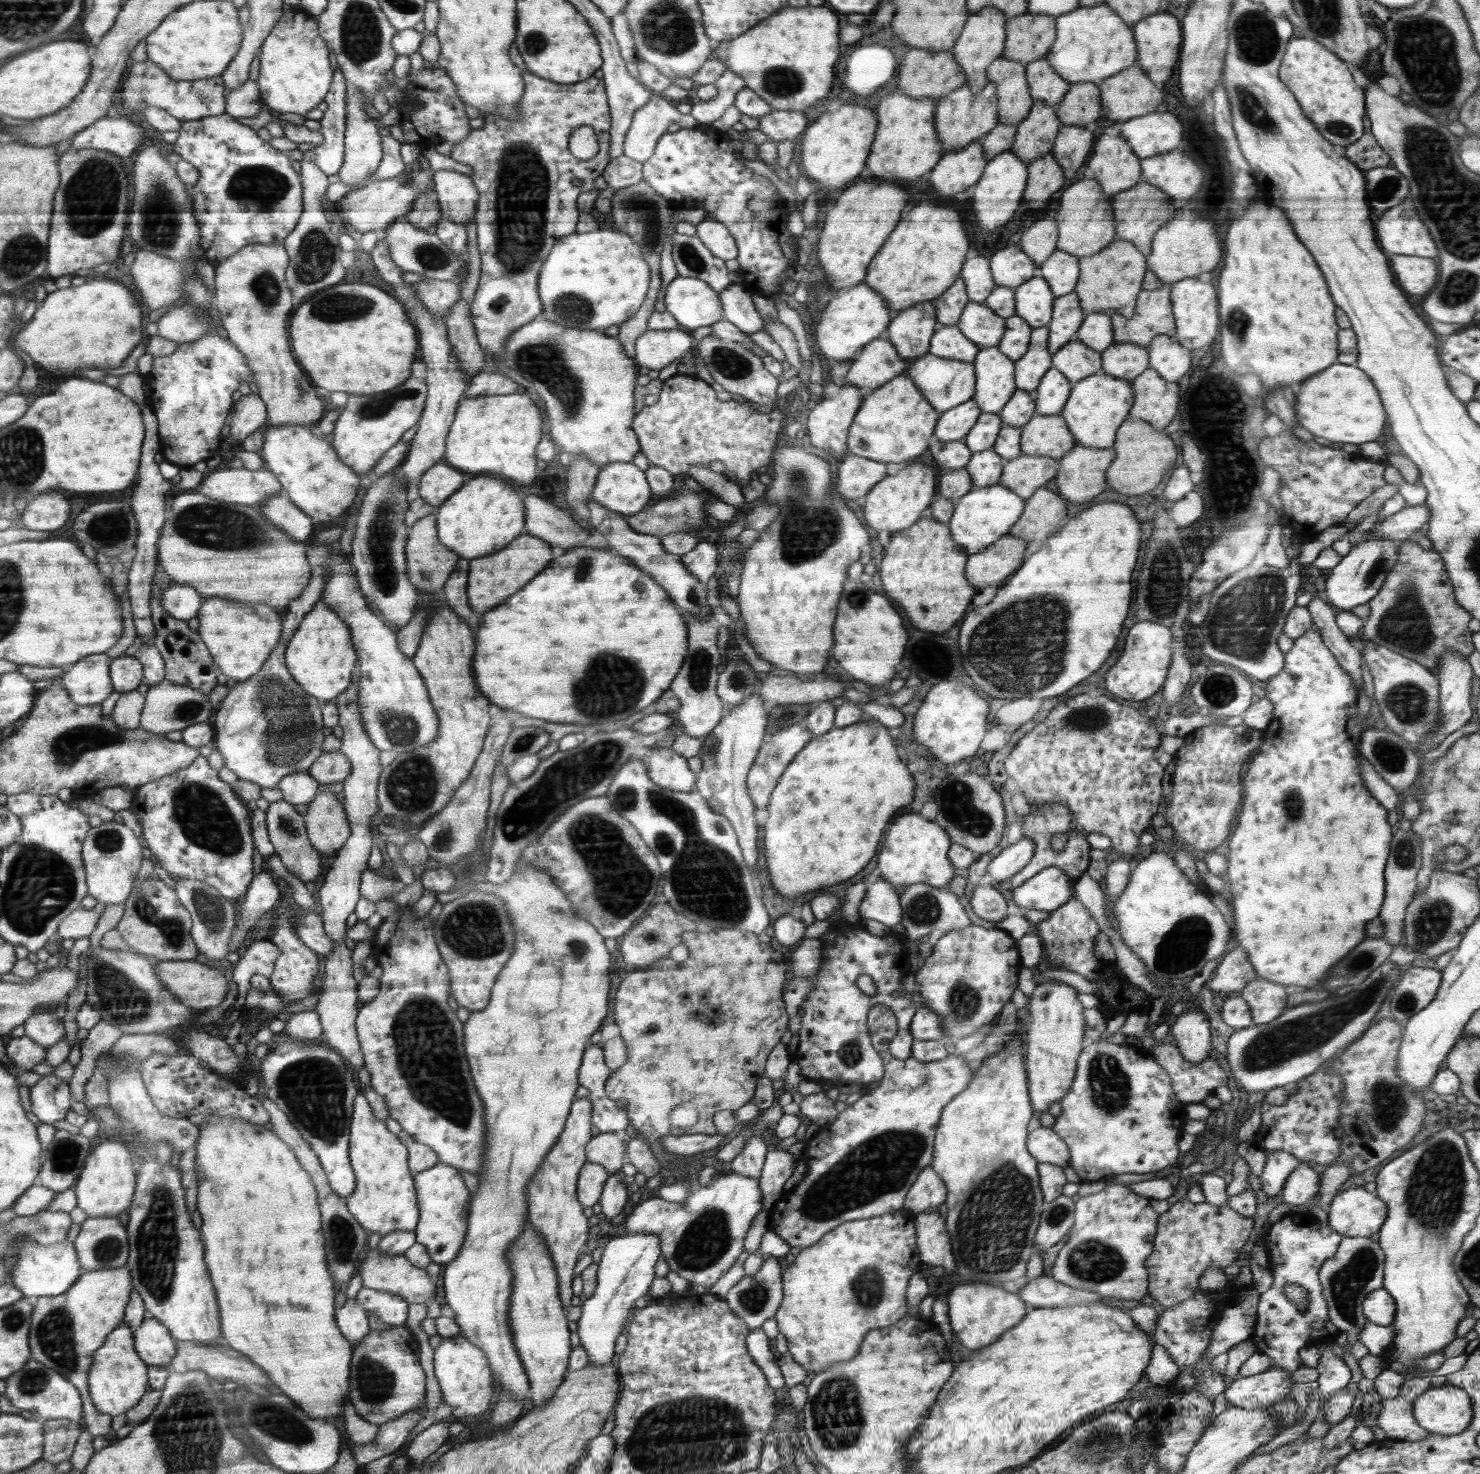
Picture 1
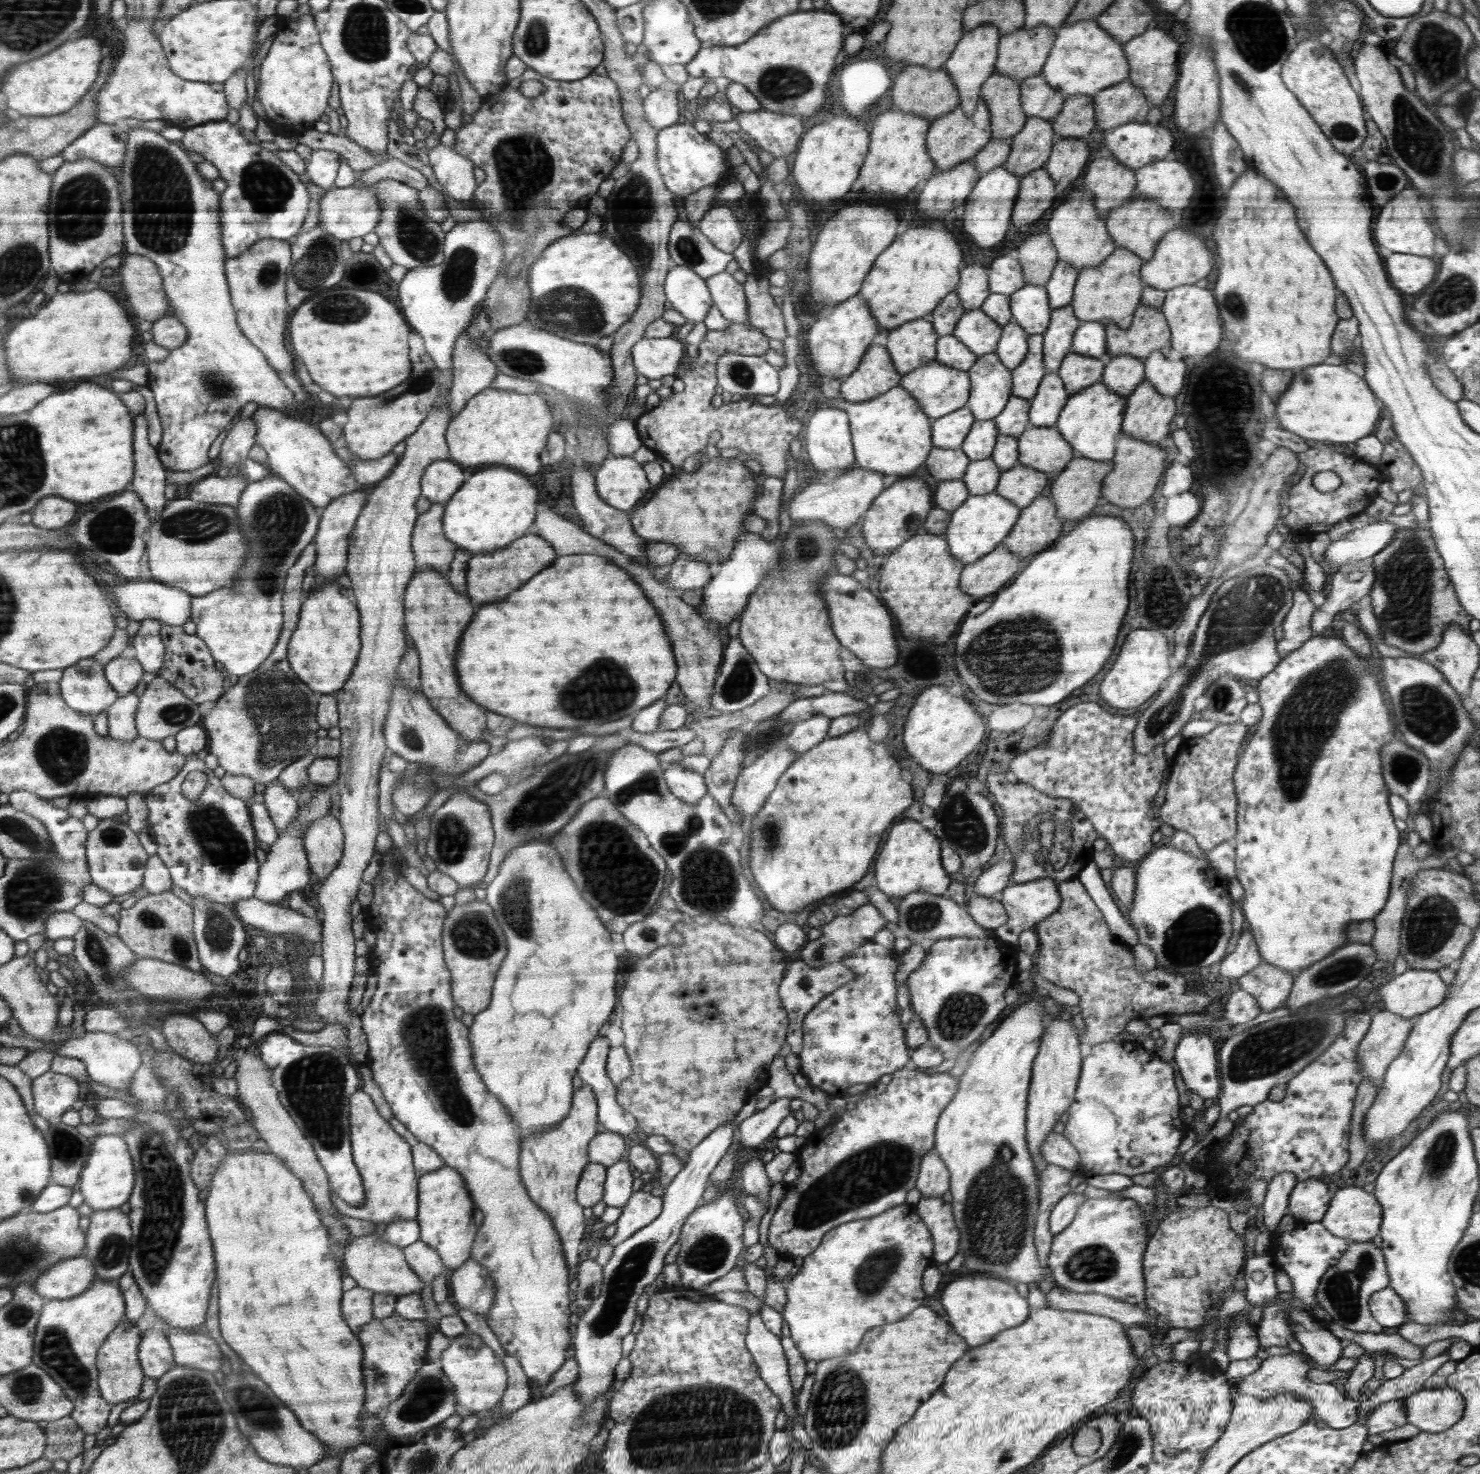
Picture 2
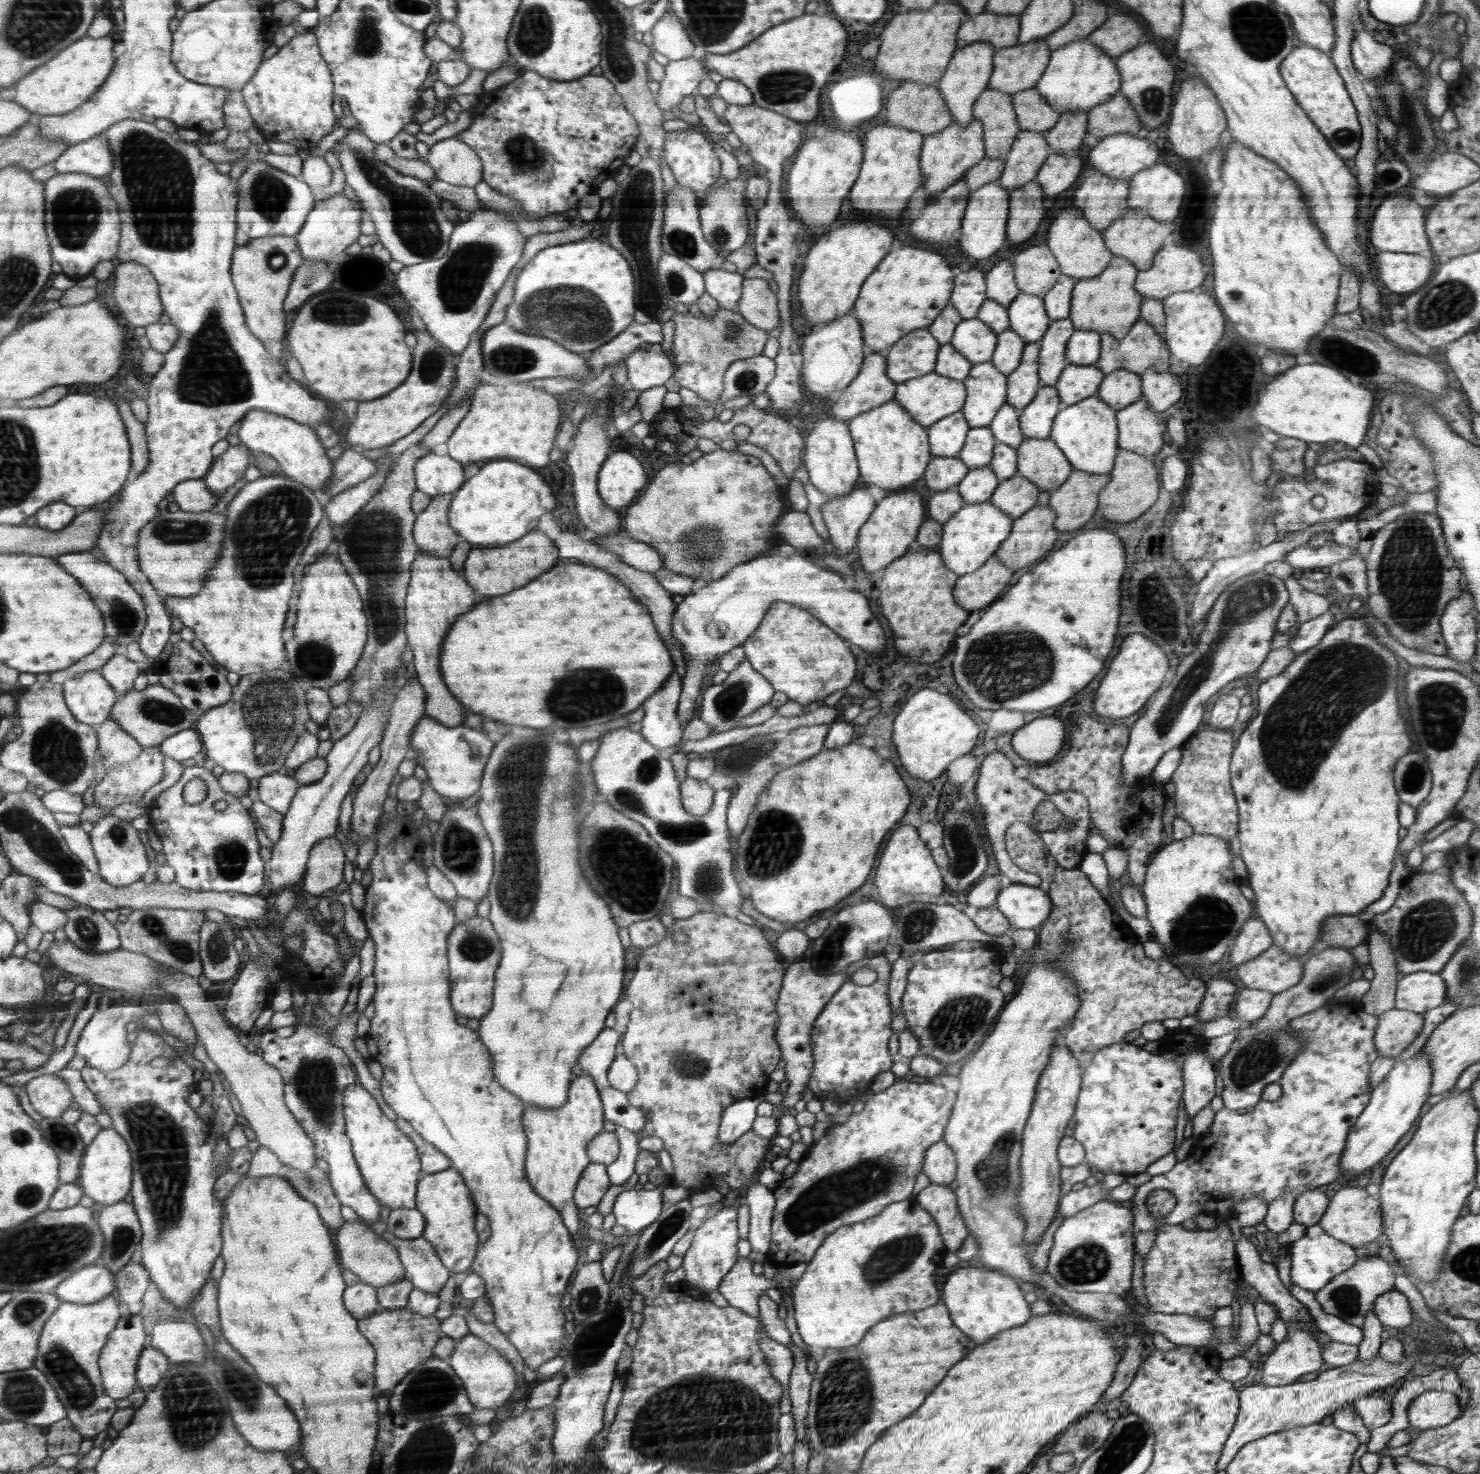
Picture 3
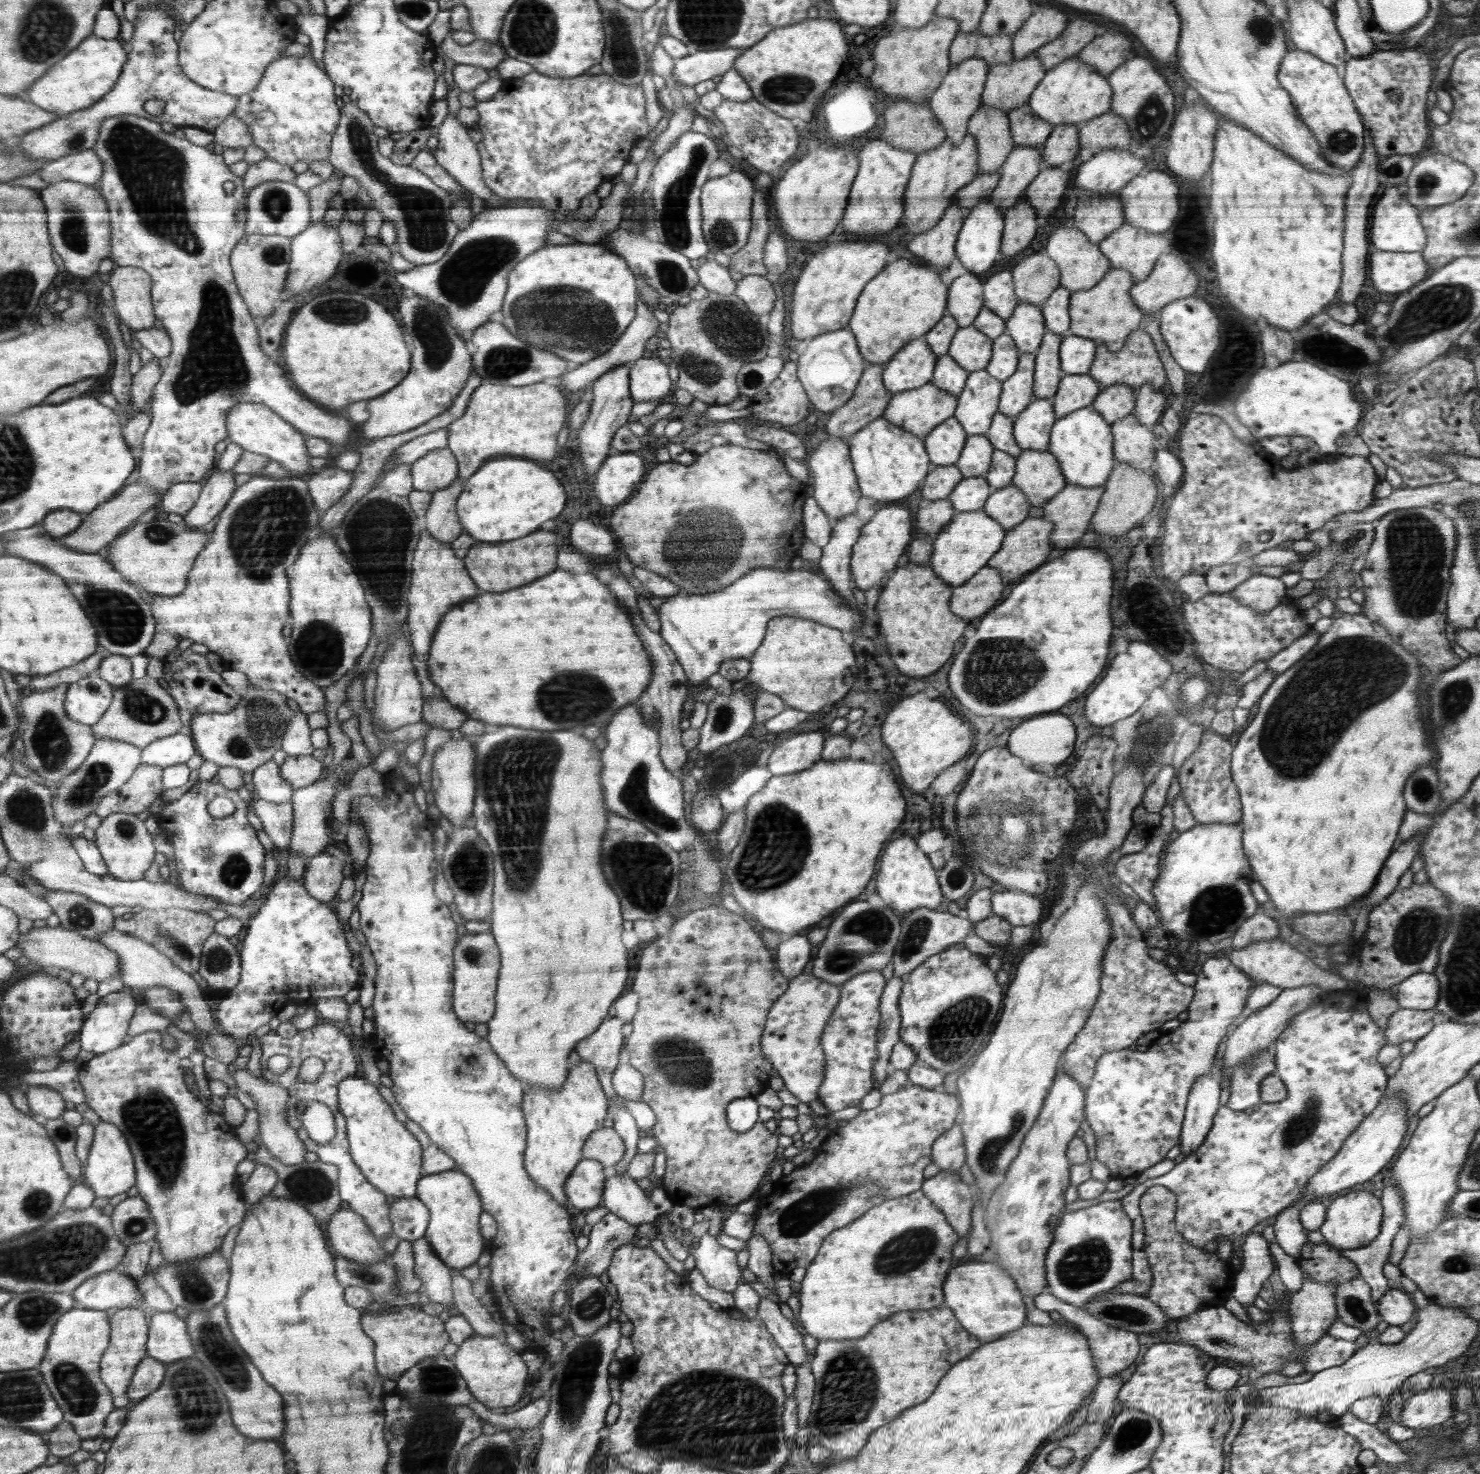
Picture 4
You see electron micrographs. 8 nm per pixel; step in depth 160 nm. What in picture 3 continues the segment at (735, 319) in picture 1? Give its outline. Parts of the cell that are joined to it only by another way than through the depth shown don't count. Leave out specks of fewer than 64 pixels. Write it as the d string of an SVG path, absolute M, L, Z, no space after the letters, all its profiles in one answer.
M726 269L705 270L702 276L705 277L706 293L719 303L719 307L736 311L745 278L738 272Z

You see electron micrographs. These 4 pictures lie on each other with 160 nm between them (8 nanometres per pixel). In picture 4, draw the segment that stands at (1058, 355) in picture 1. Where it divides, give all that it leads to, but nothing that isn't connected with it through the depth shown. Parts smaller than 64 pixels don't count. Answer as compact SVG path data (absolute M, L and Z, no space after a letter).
M1089 373L1065 375L1053 396L1057 419L1090 406L1101 391L1100 383Z

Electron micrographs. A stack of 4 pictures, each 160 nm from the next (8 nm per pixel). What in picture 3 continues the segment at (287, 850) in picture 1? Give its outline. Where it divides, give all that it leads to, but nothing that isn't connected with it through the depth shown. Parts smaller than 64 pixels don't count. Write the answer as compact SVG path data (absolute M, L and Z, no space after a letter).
M282 771L262 776L258 782L259 802L269 805L270 808L276 809L284 816L300 788L299 783Z

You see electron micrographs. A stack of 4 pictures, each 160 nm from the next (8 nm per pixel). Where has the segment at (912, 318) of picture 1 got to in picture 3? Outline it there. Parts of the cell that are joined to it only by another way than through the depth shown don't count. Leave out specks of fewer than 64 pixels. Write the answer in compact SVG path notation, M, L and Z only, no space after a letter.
M918 328L902 337L885 352L888 377L897 384L928 375L937 364L941 342L928 328Z

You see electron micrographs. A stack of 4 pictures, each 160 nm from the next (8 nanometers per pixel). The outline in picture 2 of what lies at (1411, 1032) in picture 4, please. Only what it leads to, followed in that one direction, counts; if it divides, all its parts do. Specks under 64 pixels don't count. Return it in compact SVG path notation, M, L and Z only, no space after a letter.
M1386 1009L1371 1018L1369 1029L1356 1053L1363 1078L1374 1081L1378 1087L1383 1085L1383 1076L1388 1065L1402 1052L1418 1019L1404 1018Z

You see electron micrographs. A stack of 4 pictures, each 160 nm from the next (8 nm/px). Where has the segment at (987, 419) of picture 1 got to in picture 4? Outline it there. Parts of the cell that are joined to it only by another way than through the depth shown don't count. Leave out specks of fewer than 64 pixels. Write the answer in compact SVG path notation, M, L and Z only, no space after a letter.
M968 434L960 458L955 462L963 478L987 473L994 449L985 434Z

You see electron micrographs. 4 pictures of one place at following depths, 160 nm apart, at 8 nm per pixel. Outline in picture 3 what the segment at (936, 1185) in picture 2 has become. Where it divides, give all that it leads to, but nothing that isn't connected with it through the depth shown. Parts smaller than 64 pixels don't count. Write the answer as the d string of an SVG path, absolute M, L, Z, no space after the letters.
M942 1139L926 1152L925 1170L931 1183L949 1185L957 1176L957 1157Z

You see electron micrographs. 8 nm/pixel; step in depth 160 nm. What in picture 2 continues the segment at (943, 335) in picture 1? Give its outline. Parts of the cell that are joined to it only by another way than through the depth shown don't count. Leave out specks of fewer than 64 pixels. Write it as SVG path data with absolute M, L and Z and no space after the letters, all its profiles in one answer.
M940 336L937 340L937 362L952 368L970 370L977 362L977 354L968 349L956 336Z

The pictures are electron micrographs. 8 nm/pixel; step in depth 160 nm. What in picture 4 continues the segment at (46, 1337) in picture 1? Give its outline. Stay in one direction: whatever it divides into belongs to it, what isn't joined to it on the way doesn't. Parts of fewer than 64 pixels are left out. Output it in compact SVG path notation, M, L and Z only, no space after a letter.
M78 1306L65 1315L50 1339L49 1351L41 1364L46 1383L65 1409L65 1420L76 1427L83 1440L97 1438L105 1431L110 1415L117 1410L114 1393L102 1379L102 1361L113 1336L110 1314Z

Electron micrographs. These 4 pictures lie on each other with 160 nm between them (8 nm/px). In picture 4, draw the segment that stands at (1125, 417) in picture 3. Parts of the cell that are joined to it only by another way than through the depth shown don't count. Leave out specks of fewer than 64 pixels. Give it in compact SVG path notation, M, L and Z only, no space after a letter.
M1131 414L1111 425L1113 451L1116 464L1129 464L1138 470L1150 470L1155 462L1158 447L1154 437L1154 427L1138 423L1136 415Z

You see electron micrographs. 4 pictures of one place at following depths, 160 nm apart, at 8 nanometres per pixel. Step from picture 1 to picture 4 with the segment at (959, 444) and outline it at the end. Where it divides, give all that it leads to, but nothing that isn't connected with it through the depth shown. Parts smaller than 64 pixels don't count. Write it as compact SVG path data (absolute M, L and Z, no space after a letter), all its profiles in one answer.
M955 464L936 466L924 478L924 484L921 488L924 504L932 500L947 498L962 479L960 469Z

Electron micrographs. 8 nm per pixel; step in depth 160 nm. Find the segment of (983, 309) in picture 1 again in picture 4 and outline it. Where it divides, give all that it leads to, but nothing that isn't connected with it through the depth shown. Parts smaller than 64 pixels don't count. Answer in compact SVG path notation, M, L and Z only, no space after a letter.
M972 325L954 335L948 355L970 374L985 370L993 357L993 339Z

